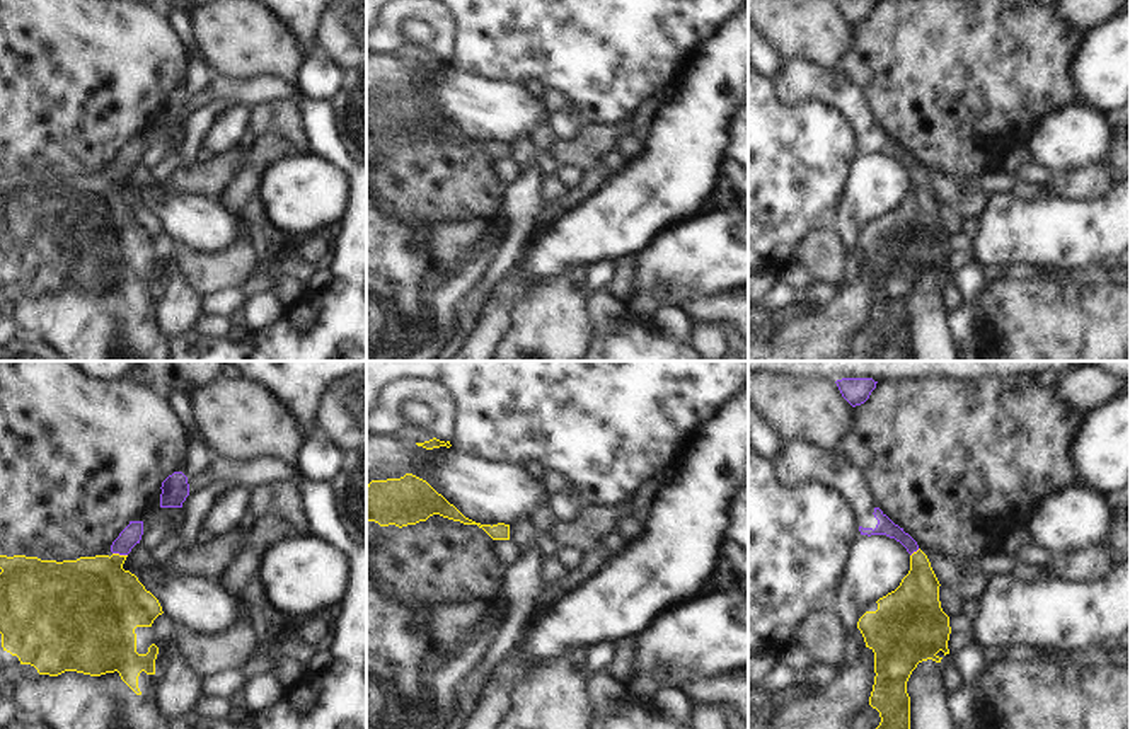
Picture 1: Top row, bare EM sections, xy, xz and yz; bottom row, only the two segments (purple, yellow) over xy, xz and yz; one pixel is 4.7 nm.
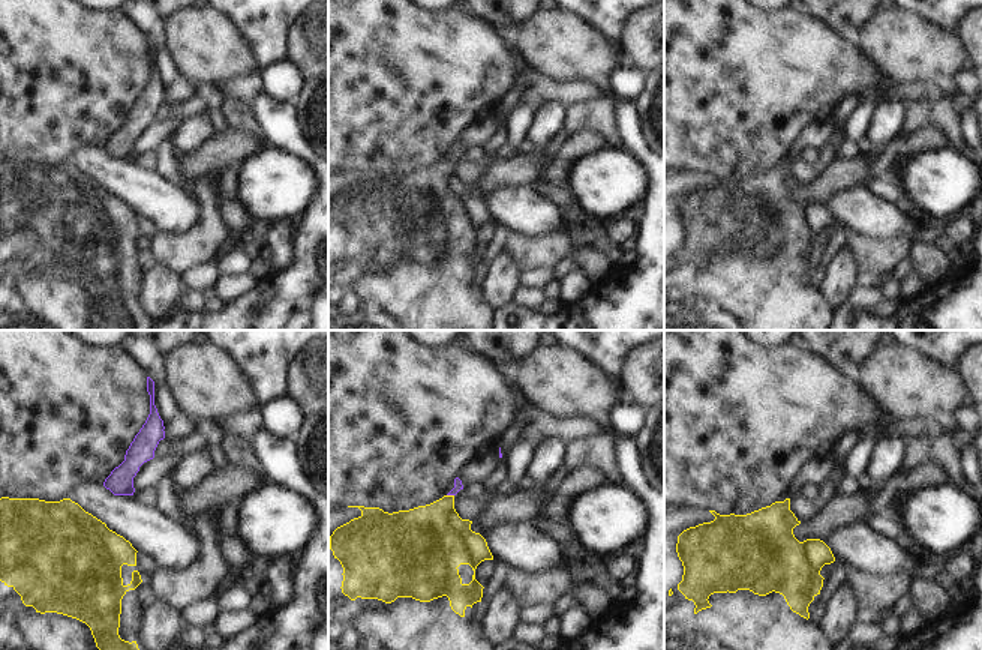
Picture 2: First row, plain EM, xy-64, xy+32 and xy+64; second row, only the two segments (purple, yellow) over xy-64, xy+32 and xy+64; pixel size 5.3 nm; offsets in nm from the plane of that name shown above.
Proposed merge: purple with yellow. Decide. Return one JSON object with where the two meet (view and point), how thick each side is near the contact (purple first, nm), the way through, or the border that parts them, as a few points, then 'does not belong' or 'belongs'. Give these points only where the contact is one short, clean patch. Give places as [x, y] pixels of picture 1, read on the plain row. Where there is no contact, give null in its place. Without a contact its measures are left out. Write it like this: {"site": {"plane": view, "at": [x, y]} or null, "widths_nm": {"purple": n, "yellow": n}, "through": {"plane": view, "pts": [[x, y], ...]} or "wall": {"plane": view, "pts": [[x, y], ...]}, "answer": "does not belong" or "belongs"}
{"site": {"plane": "xy", "at": [120, 172]}, "widths_nm": {"purple": 90, "yellow": 400}, "through": {"plane": "xy", "pts": [[132, 154], [121, 164], [120, 172], [103, 195], [94, 218]]}, "answer": "belongs"}

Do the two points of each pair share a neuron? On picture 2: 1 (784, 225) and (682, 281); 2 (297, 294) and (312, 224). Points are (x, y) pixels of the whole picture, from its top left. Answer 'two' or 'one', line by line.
1: one
2: one

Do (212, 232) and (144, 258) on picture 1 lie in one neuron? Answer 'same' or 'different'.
different

